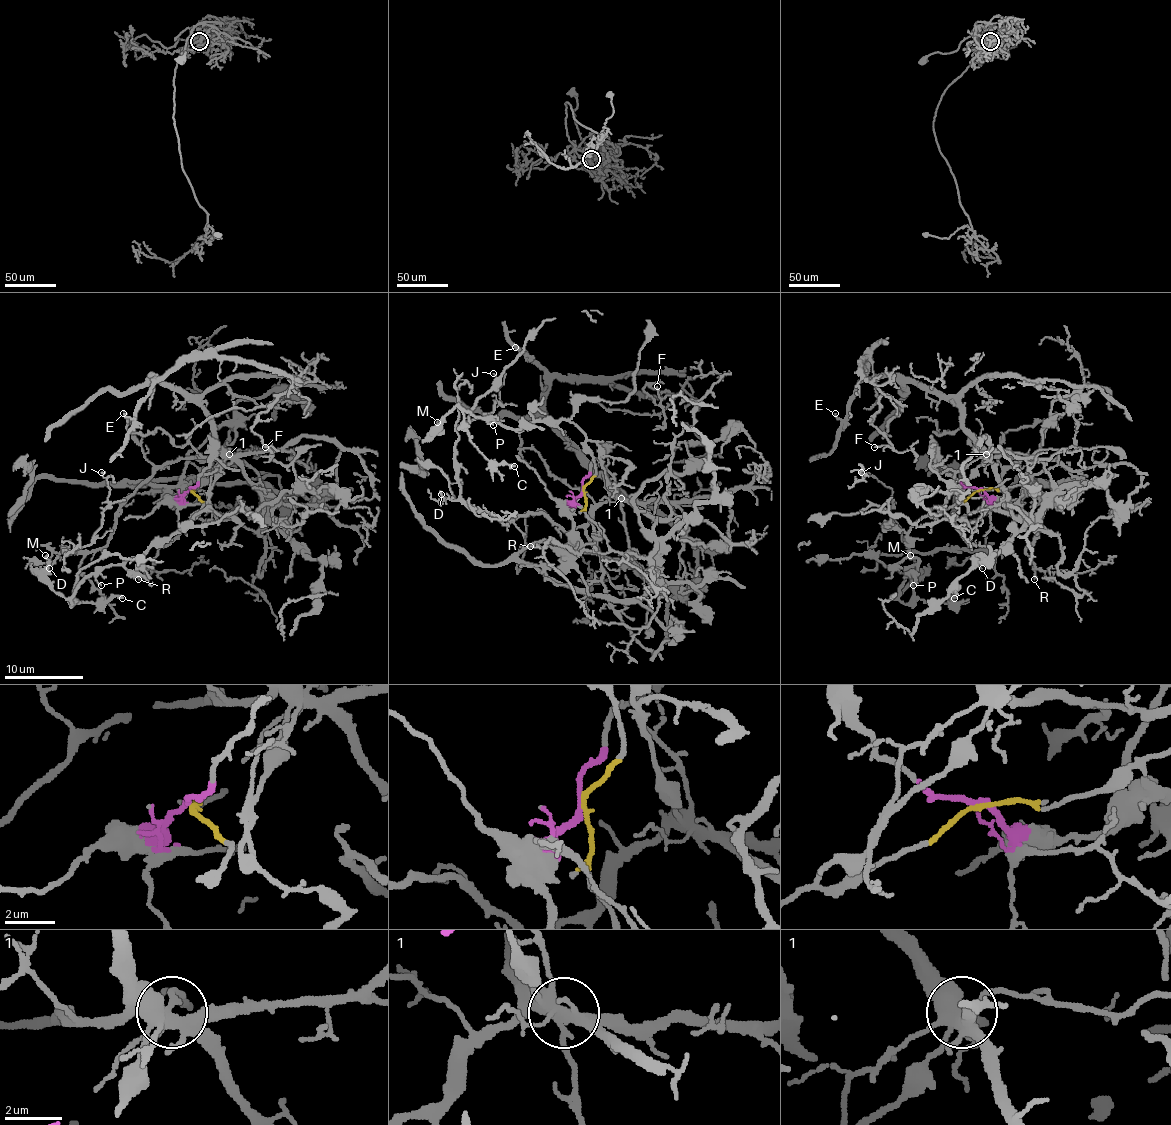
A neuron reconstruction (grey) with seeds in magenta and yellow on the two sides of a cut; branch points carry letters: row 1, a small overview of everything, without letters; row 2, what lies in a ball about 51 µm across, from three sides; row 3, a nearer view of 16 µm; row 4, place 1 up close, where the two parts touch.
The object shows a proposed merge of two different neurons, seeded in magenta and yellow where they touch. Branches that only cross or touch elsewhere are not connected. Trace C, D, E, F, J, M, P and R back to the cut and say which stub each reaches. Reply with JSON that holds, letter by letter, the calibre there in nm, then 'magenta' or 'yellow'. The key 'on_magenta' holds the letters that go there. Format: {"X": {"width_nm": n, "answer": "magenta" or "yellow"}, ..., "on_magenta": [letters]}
{"C": {"width_nm": 190, "answer": "yellow"}, "D": {"width_nm": 130, "answer": "magenta"}, "E": {"width_nm": 130, "answer": "magenta"}, "F": {"width_nm": 110, "answer": "magenta"}, "J": {"width_nm": 100, "answer": "magenta"}, "M": {"width_nm": 170, "answer": "yellow"}, "P": {"width_nm": 110, "answer": "yellow"}, "R": {"width_nm": 80, "answer": "magenta"}, "on_magenta": ["D", "E", "F", "J", "R"]}

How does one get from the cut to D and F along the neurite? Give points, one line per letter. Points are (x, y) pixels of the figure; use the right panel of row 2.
D: (978, 490), (1020, 500), (1032, 488), (1063, 494), (1077, 478), (1016, 458), (1002, 476), (1012, 539), (982, 569)
F: (978, 490), (1045, 531), (1010, 508), (962, 413), (907, 379), (866, 377), (864, 358), (891, 448), (874, 446)

